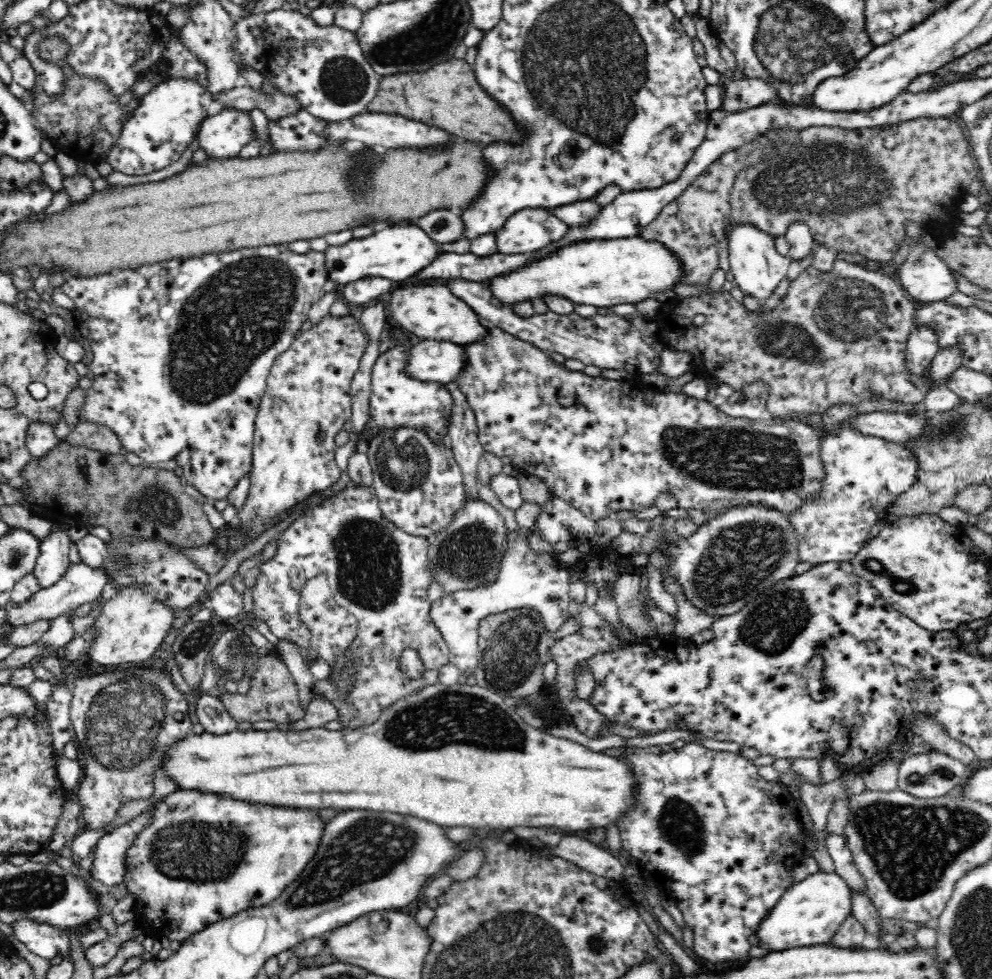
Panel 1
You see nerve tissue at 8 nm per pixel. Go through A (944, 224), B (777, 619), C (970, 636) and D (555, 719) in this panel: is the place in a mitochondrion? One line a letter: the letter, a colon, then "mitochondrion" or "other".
A: other
B: mitochondrion
C: other
D: other

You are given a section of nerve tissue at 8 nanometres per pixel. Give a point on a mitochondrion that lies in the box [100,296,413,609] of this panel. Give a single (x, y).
(153, 504)

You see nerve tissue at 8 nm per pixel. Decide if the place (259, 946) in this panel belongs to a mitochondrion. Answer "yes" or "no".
no

